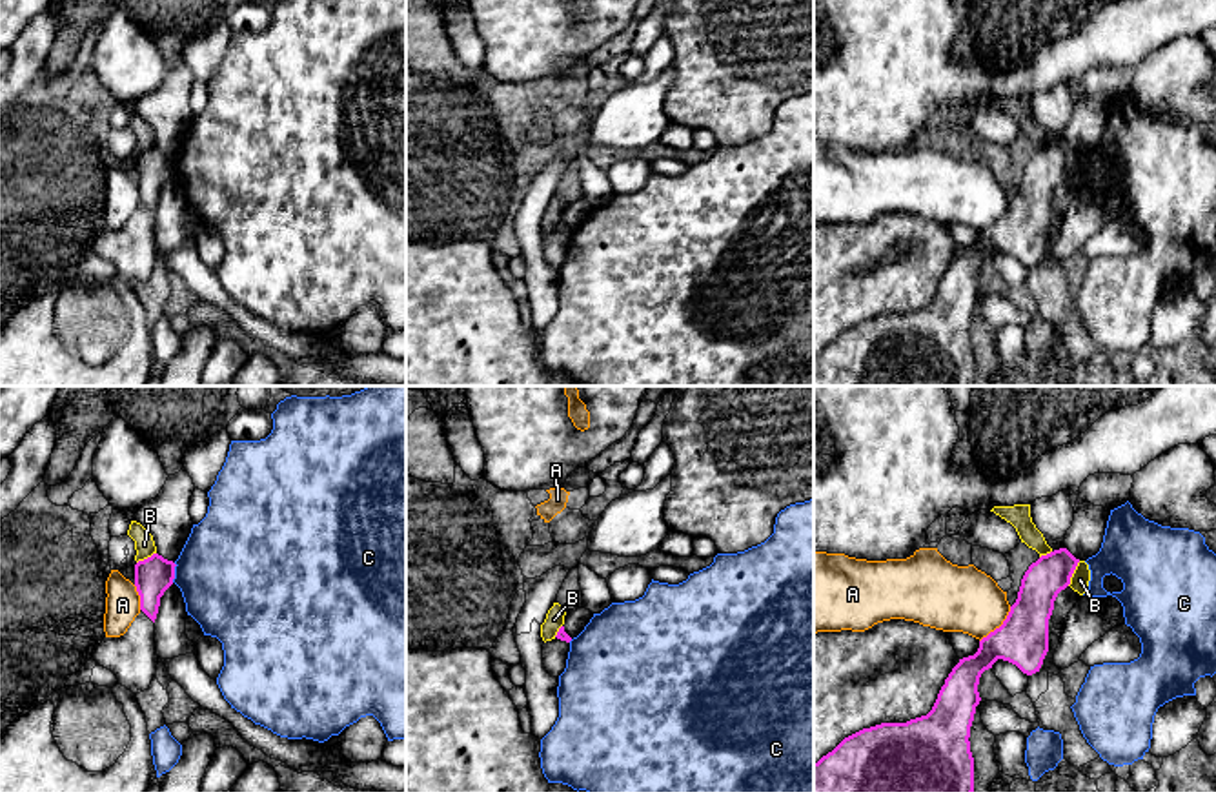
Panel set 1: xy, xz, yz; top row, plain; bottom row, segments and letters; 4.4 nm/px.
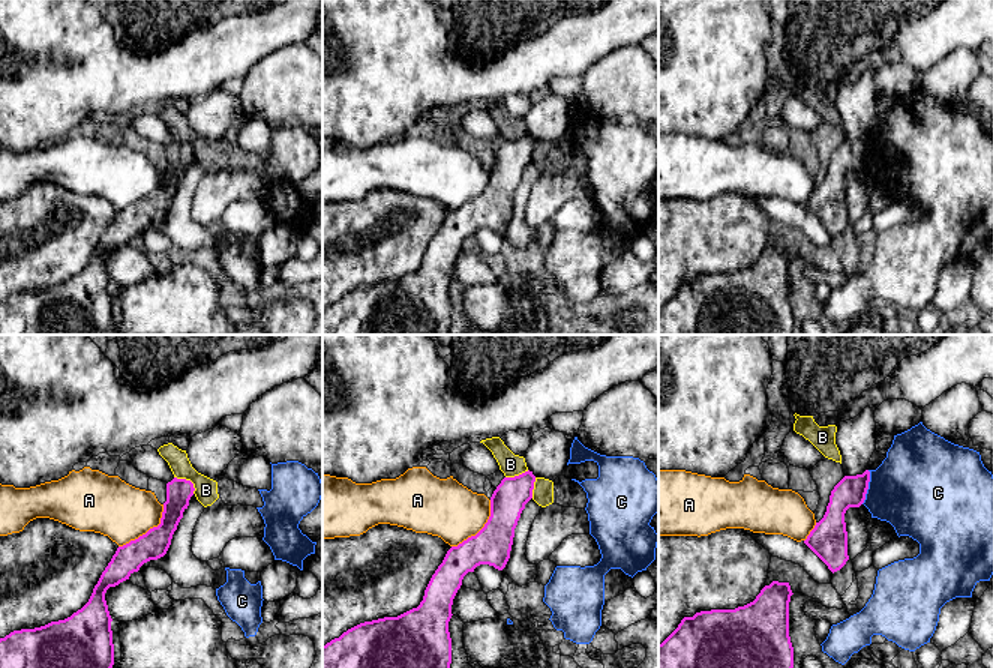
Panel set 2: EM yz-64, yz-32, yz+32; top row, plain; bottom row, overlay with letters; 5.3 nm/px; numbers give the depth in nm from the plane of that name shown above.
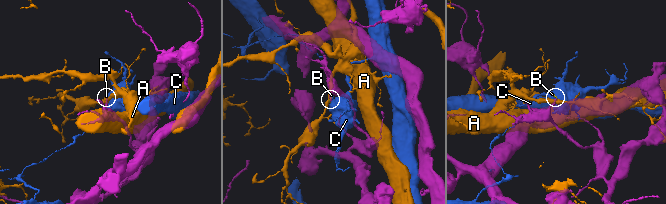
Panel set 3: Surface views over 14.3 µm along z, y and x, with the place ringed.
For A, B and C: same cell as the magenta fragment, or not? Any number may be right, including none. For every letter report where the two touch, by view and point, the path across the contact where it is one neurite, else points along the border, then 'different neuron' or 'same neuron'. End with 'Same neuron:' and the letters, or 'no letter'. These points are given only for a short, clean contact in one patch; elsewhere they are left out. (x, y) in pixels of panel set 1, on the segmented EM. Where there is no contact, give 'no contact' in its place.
A: contact yz (1000, 627); different neuron
B: contact yz (1073, 572); border yz (1080, 561), (1067, 585); different neuron
C: contact xy (173, 572); different neuron
Same neuron: no letter

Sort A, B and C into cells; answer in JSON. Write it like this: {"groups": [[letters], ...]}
{"groups": [["A"], ["B"], ["C"]]}

